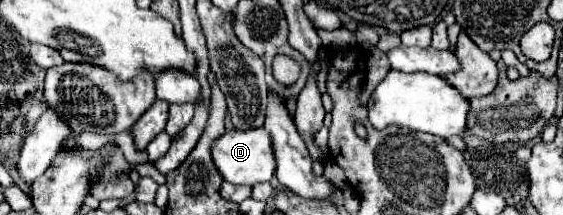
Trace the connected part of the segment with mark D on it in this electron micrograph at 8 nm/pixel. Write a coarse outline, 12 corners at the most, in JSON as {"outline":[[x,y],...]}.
{"outline":[[264,127],[226,131],[214,163],[234,185],[270,181],[276,171]]}

